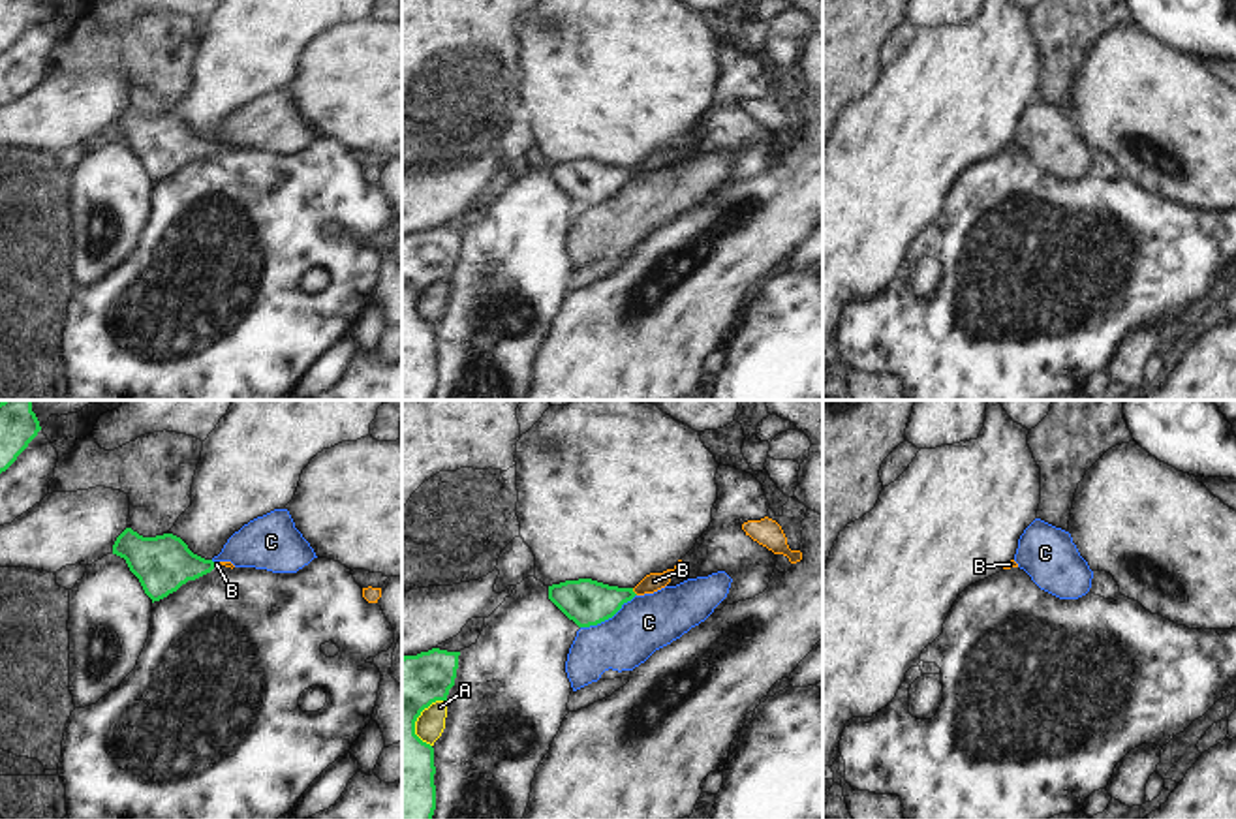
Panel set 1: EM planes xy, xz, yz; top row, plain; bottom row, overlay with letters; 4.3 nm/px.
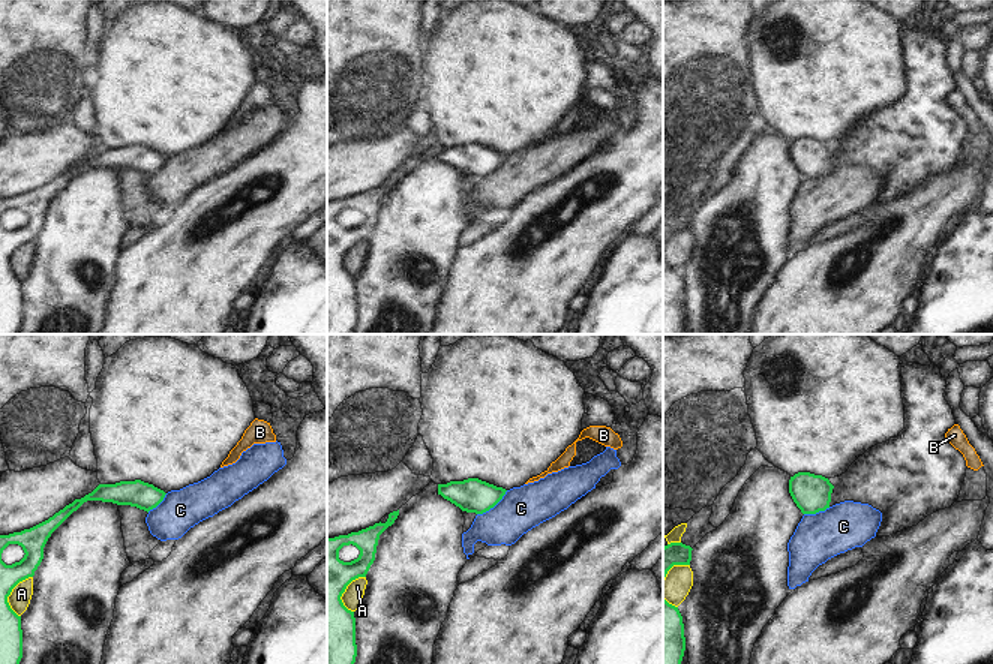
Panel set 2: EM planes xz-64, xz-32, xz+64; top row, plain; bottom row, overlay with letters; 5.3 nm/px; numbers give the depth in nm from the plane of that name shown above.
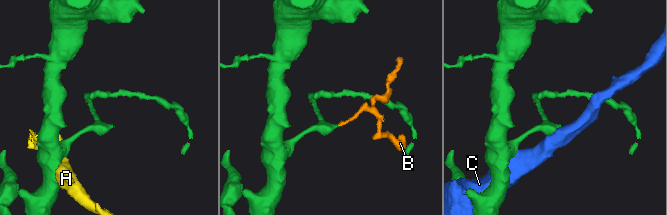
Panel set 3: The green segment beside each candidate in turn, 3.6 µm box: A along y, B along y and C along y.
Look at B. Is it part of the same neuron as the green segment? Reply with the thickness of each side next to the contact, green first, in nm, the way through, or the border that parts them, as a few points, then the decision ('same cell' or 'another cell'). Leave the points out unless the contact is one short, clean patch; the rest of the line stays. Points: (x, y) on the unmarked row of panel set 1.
200/80 nm | across xz (587, 181), (605, 181), (633, 171), (654, 160) | same cell

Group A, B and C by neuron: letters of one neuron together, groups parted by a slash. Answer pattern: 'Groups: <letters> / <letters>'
Groups: A / B / C

